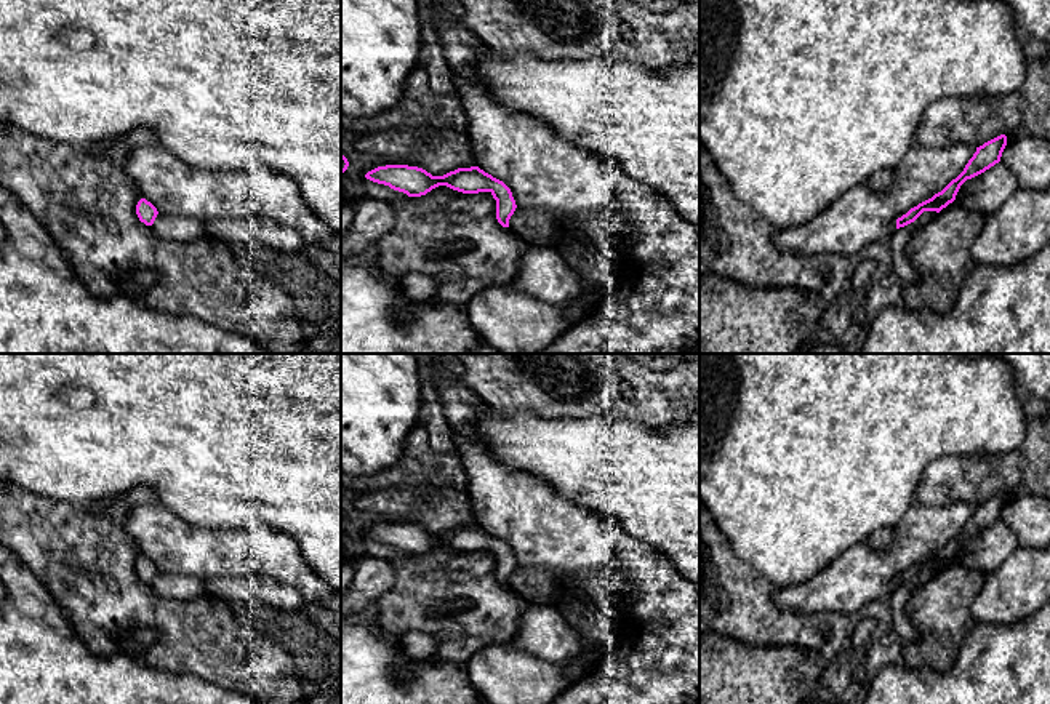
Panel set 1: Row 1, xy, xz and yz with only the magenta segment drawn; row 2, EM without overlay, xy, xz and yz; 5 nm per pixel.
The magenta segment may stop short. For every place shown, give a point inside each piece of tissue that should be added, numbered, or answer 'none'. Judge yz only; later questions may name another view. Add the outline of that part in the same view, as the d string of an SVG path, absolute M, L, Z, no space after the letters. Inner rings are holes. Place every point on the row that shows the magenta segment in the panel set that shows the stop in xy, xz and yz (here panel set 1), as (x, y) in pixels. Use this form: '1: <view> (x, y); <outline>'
none

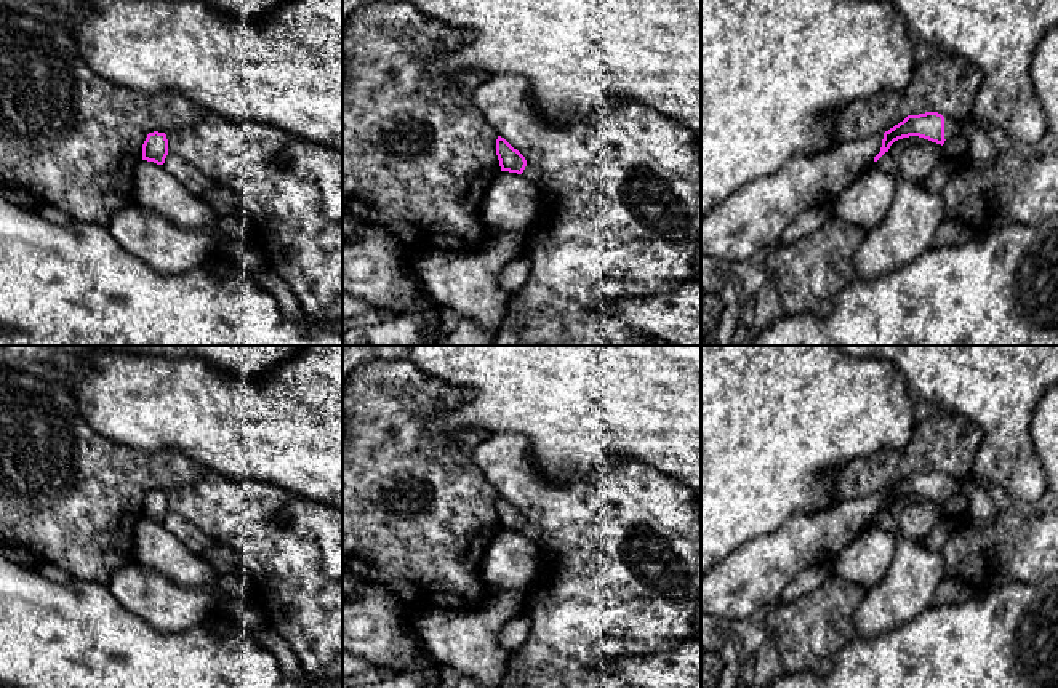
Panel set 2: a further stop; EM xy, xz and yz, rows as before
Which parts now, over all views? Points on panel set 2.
1: yz (981, 149); M944 117L944 139L948 141L957 134L962 134L967 139L968 155L975 165L988 168L996 160L999 150L984 130L968 125L965 120Z

